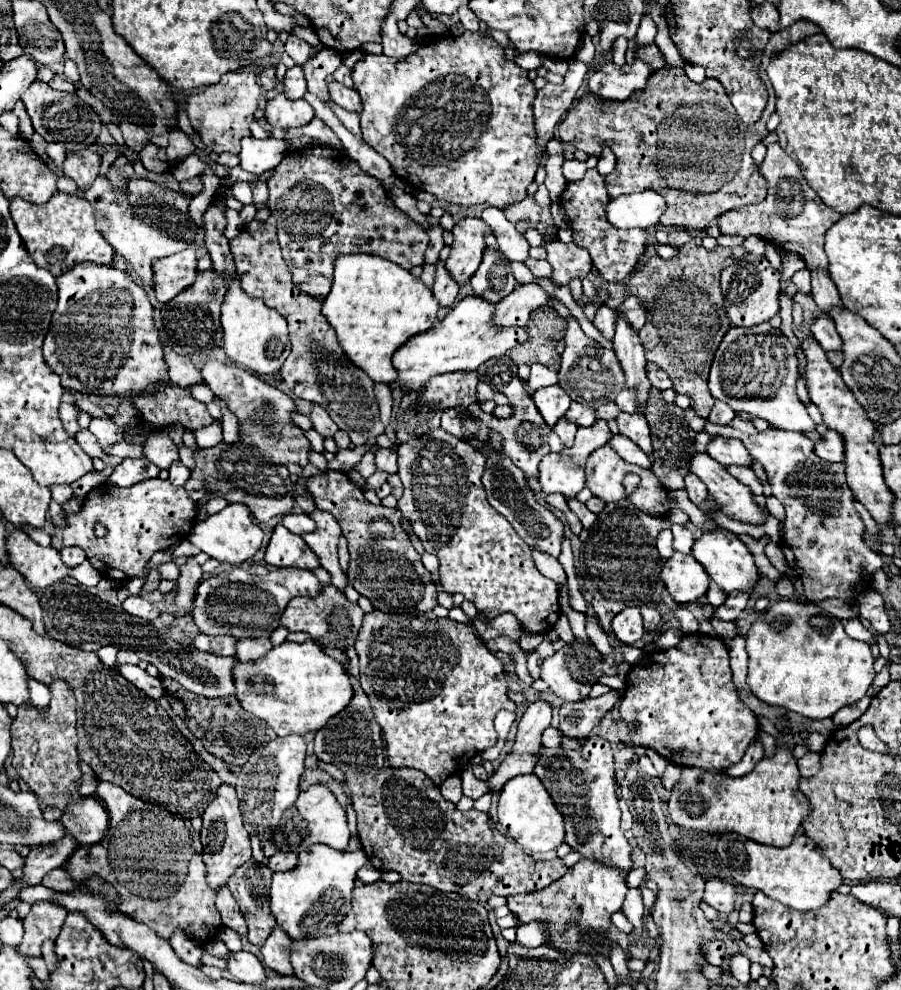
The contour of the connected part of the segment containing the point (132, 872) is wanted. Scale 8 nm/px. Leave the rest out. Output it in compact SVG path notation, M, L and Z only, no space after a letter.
M98 781L96 797L102 799L108 811L108 817L110 817L110 825L100 843L76 847L76 851L64 865L68 877L76 885L86 883L86 879L90 877L100 877L104 883L112 885L118 891L118 897L120 897L118 909L124 915L136 919L138 923L152 927L164 939L170 939L172 931L176 929L186 931L196 941L200 939L200 943L208 943L210 939L214 939L222 923L220 913L214 905L218 891L208 891L208 885L204 879L204 861L200 855L200 835L192 829L190 821L158 805L146 803L126 793L120 785L114 785L108 781Z

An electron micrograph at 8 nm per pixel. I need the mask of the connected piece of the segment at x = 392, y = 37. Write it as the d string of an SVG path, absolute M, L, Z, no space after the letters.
M388 13L388 19L384 19L384 27L382 27L384 55L388 55L388 57L408 57L408 55L418 51L422 41L410 39L404 33L400 33L396 21L398 21L396 13Z

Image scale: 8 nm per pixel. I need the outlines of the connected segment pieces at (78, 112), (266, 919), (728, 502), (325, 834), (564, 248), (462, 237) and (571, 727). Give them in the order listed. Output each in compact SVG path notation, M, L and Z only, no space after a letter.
M34 81L22 95L22 101L26 105L26 111L30 115L30 121L34 125L34 131L40 133L44 137L44 141L58 141L64 143L70 153L80 151L86 145L94 145L100 129L102 129L102 121L98 117L98 113L88 107L76 93L68 93L68 91L54 91L50 89L46 83Z
M250 859L228 881L228 889L248 923L248 941L256 947L262 947L276 927L276 919L270 913L270 879L272 871L264 863Z
M696 453L690 459L690 471L696 473L708 487L710 495L724 503L724 513L736 521L762 525L770 515L766 509L760 509L750 493L750 487L734 479L726 467L722 467L708 453Z
M312 785L298 795L298 799L292 807L288 807L284 811L284 815L282 815L276 831L272 833L270 841L280 851L302 853L314 843L324 843L332 849L344 851L346 845L348 845L348 839L350 839L350 829L348 829L348 823L346 823L346 811L340 807L334 793L324 785Z
M552 241L544 245L546 261L552 265L554 281L568 285L572 277L586 277L592 271L592 259L584 247L576 243Z
M460 219L454 227L454 243L450 257L446 259L446 269L452 279L462 287L476 273L482 253L484 253L484 235L492 233L482 219Z
M618 691L604 693L598 699L584 699L580 703L562 703L560 707L560 731L568 737L586 737L602 717L614 709Z

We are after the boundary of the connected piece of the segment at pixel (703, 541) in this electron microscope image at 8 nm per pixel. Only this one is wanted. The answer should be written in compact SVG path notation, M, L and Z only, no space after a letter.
M716 529L712 533L704 533L700 539L696 539L696 543L692 547L692 555L706 569L710 579L714 579L724 591L728 591L728 593L756 591L756 581L760 579L760 575L754 565L754 557L750 555L748 547L732 531Z

